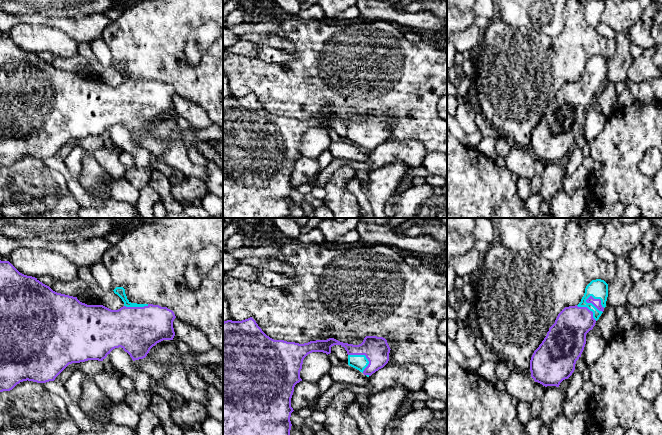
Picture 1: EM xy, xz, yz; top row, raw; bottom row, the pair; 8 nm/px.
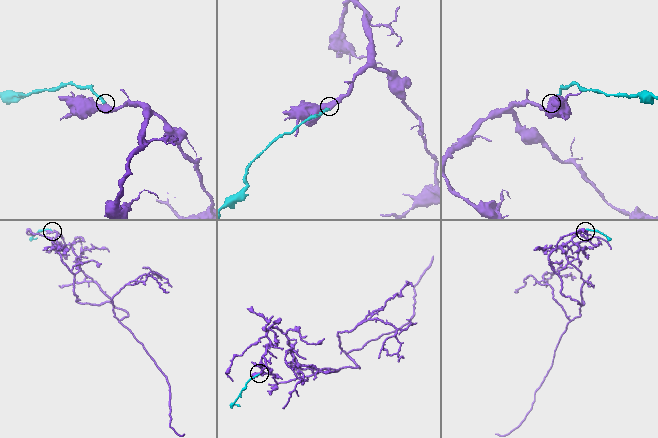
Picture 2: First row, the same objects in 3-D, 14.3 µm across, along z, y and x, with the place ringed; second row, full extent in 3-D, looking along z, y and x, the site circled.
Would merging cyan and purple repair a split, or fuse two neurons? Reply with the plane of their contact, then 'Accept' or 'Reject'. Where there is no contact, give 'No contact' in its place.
Touches cyan in yz. Accept

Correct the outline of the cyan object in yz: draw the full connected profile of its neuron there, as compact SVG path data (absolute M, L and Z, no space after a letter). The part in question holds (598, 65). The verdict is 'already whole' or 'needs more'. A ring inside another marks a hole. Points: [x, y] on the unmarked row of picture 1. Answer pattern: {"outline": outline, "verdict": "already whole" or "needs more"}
{"outline": "M601 55L592 56L585 64L581 78L565 83L549 104L546 113L534 127L530 136L531 153L543 162L559 163L575 146L576 137L581 133L586 120L586 110L593 105L606 83L608 60Z", "verdict": "needs more"}

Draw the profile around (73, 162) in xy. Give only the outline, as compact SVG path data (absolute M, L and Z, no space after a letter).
M76 145L64 160L71 177L74 179L79 179L81 175L84 152L85 150L81 146Z

